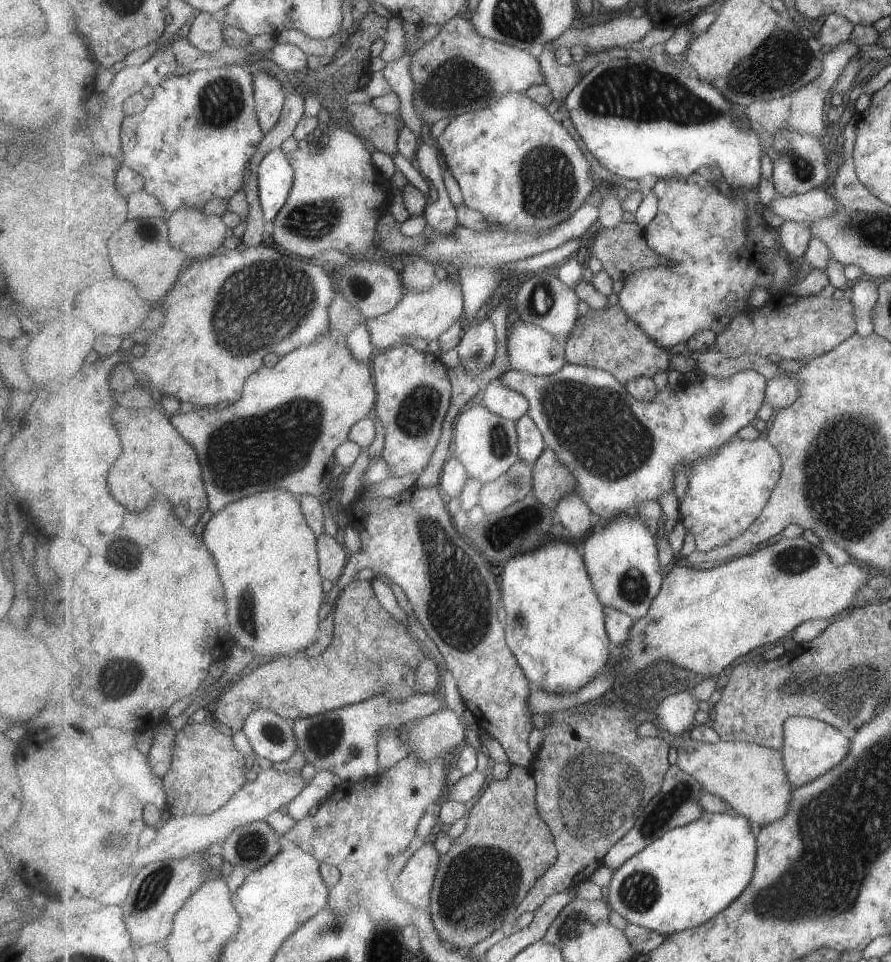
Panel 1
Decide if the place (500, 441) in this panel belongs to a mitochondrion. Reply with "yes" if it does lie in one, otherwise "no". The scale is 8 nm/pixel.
yes

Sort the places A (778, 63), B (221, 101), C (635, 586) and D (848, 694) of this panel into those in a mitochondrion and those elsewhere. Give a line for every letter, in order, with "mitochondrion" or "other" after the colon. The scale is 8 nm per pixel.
A: mitochondrion
B: mitochondrion
C: mitochondrion
D: mitochondrion

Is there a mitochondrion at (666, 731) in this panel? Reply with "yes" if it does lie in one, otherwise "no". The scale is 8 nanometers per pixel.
no

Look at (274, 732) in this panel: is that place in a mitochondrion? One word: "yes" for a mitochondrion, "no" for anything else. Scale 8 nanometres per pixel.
yes

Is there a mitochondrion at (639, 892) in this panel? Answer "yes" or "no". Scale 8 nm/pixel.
yes

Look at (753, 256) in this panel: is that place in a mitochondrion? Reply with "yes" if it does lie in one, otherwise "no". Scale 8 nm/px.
no

